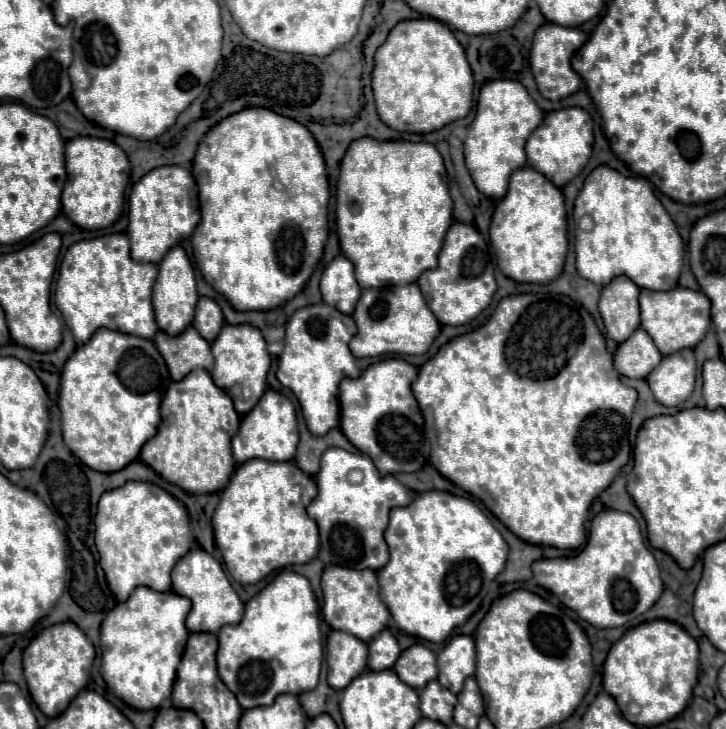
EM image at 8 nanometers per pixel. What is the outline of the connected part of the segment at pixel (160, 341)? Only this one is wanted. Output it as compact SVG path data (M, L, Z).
M192 325L176 337L158 331L154 337L154 345L162 353L174 381L180 381L198 367L210 371L210 365L214 363L214 359L210 357L210 343L200 337L200 333Z

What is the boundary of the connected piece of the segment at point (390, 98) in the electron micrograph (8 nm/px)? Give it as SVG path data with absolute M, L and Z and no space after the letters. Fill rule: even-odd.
M430 17L398 21L374 55L372 93L376 111L396 131L430 133L466 117L472 109L472 91L474 79L464 47L442 21Z

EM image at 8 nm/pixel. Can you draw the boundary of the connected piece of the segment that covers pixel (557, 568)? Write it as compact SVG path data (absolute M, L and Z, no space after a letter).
M604 509L600 511L588 531L586 545L576 553L568 557L556 557L556 559L538 559L532 563L532 573L544 589L552 591L568 609L576 611L580 619L588 621L590 625L598 629L606 627L620 627L644 611L648 611L656 599L662 593L662 581L660 581L660 569L654 559L654 555L646 549L638 521L630 513L622 513L616 509Z

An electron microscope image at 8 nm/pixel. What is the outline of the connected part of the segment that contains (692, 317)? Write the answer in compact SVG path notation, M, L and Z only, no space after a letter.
M674 287L670 291L642 289L640 315L642 315L642 329L650 333L660 353L662 355L676 353L678 349L696 347L696 343L704 339L706 331L710 329L710 299L700 291L684 287Z

